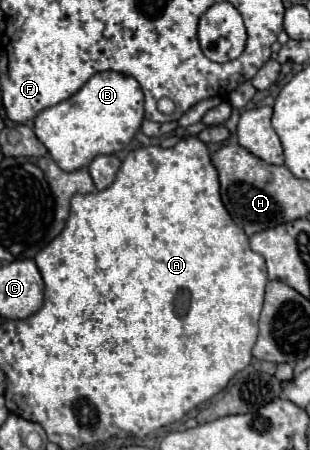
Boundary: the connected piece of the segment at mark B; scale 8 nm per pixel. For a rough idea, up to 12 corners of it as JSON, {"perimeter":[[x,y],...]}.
{"perimeter":[[94,74],[42,110],[34,134],[66,172],[120,152],[144,118],[140,84]]}

